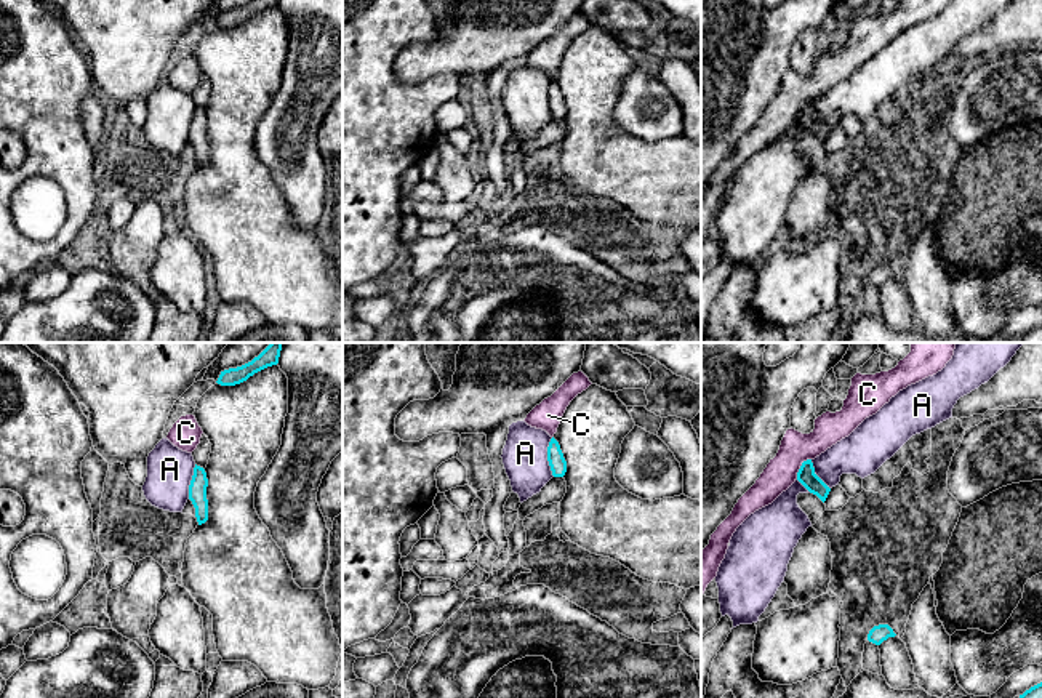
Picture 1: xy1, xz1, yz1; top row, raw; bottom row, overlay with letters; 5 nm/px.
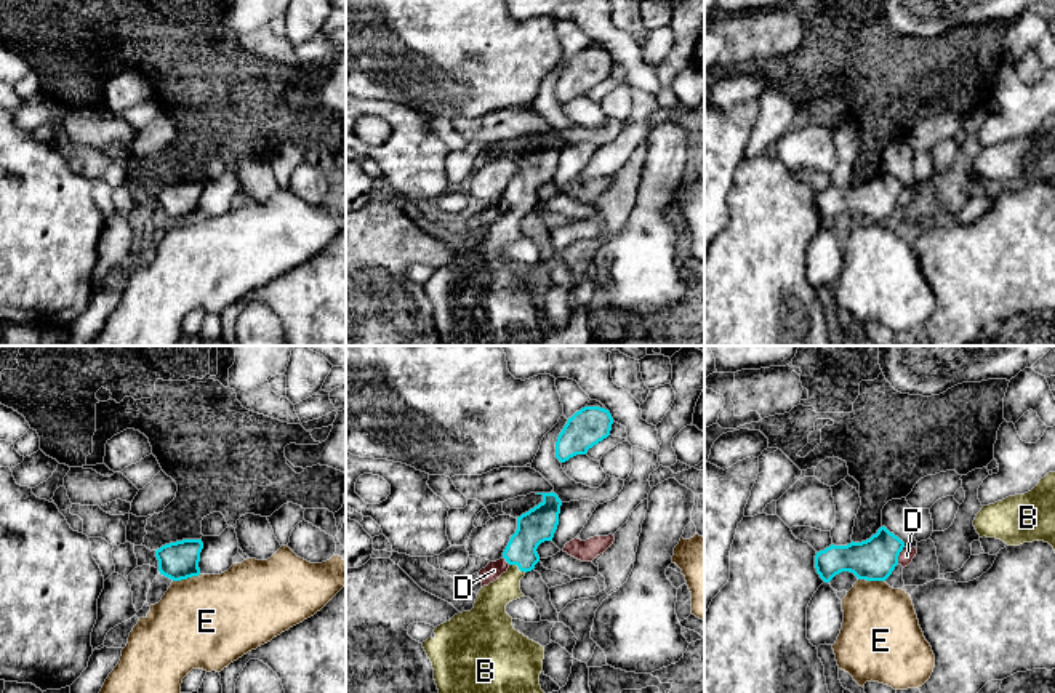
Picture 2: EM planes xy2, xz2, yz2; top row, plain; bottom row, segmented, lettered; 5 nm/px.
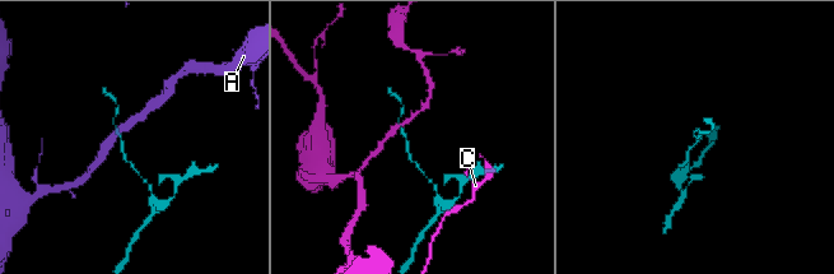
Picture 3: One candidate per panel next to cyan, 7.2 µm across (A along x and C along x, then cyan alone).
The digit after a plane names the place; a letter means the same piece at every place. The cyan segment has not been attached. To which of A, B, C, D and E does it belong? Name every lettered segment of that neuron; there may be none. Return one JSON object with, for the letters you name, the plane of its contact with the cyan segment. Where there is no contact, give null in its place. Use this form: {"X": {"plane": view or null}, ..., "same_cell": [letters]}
{"B": {"plane": "xz2"}, "same_cell": ["B"]}

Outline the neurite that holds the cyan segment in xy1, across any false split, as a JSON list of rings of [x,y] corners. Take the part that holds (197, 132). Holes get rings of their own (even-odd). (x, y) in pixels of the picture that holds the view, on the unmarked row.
[[[194,109],[194,117],[189,126],[189,141],[195,149],[195,158],[198,166],[208,162],[208,141],[206,141],[208,120],[203,109]]]

